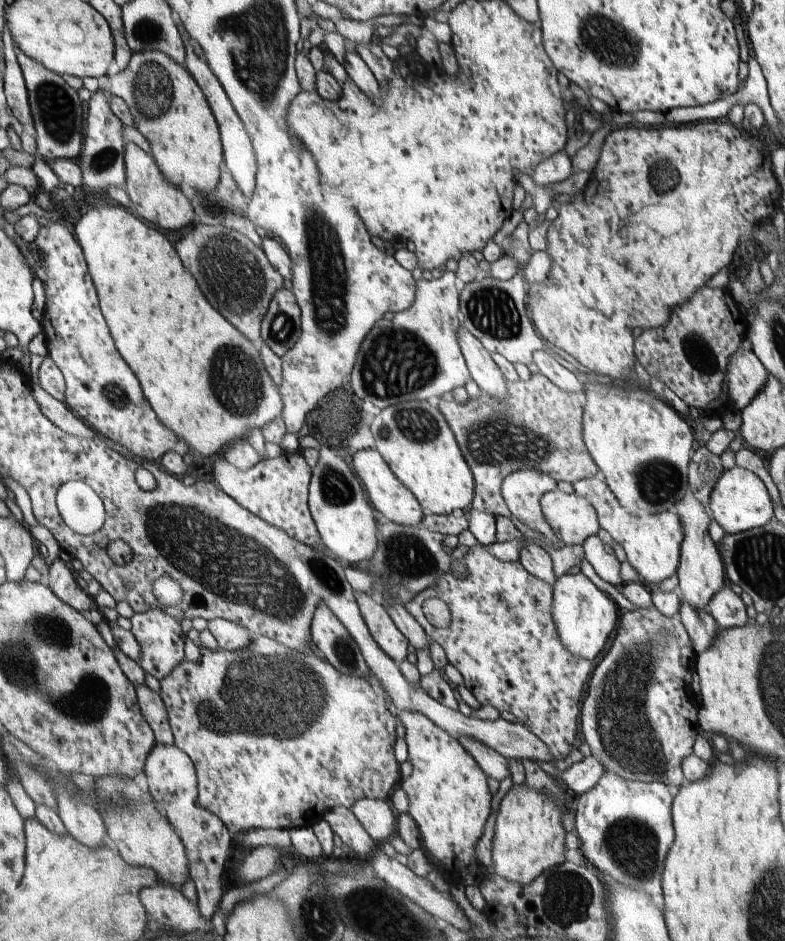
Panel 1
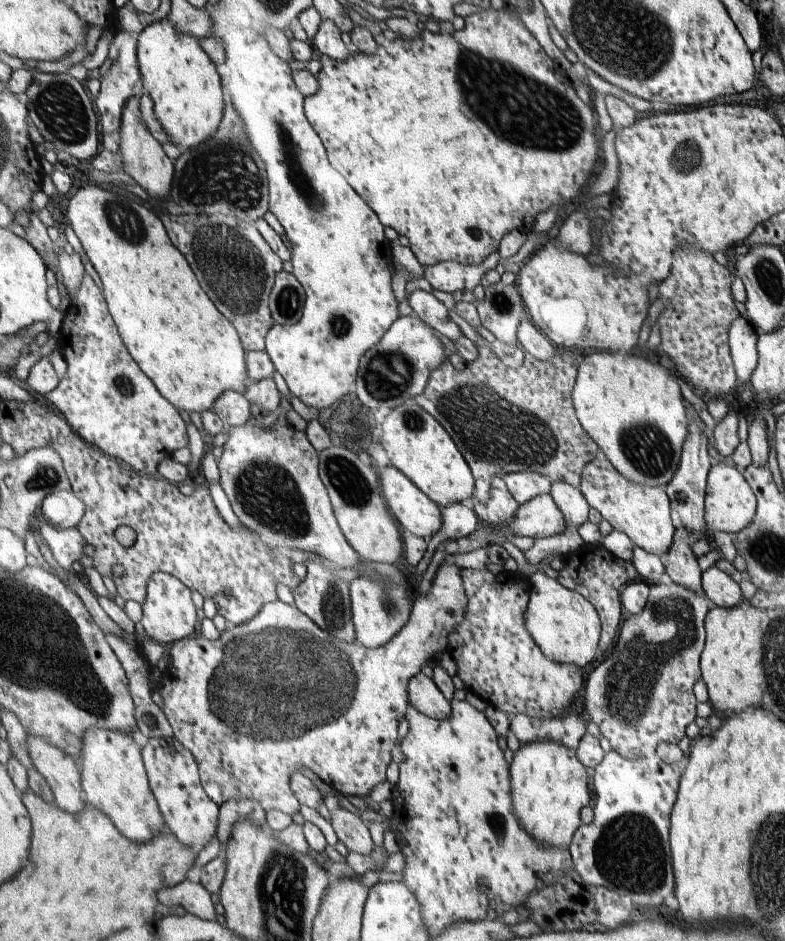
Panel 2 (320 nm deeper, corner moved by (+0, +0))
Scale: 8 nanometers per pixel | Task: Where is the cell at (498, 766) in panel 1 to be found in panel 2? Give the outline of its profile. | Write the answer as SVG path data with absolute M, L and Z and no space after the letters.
M420 674L409 682L410 704L427 717L443 719L451 715L449 700L439 691L433 678Z

